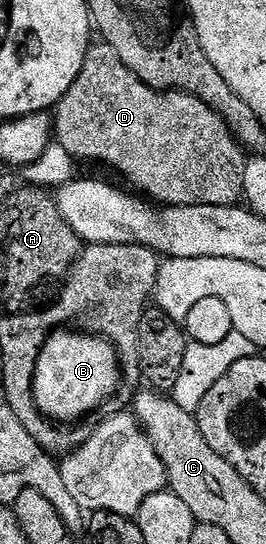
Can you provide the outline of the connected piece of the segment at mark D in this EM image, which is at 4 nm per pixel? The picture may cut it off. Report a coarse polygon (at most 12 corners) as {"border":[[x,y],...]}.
{"border":[[102,42],[53,109],[76,162],[163,206],[243,196],[248,157]]}

